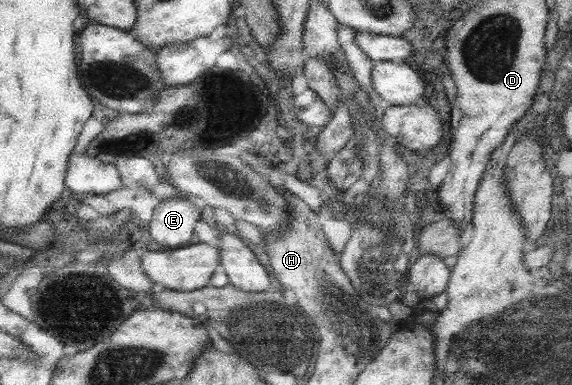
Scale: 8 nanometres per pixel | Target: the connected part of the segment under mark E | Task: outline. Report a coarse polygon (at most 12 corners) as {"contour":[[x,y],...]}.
{"contour":[[160,200],[147,222],[161,247],[187,246],[200,210]]}

